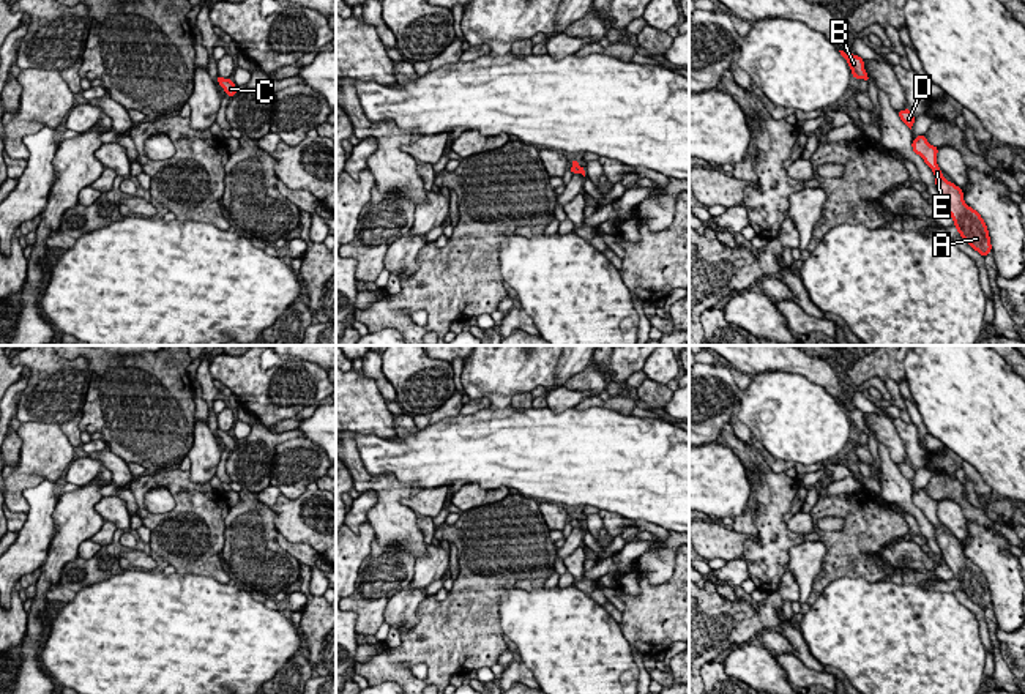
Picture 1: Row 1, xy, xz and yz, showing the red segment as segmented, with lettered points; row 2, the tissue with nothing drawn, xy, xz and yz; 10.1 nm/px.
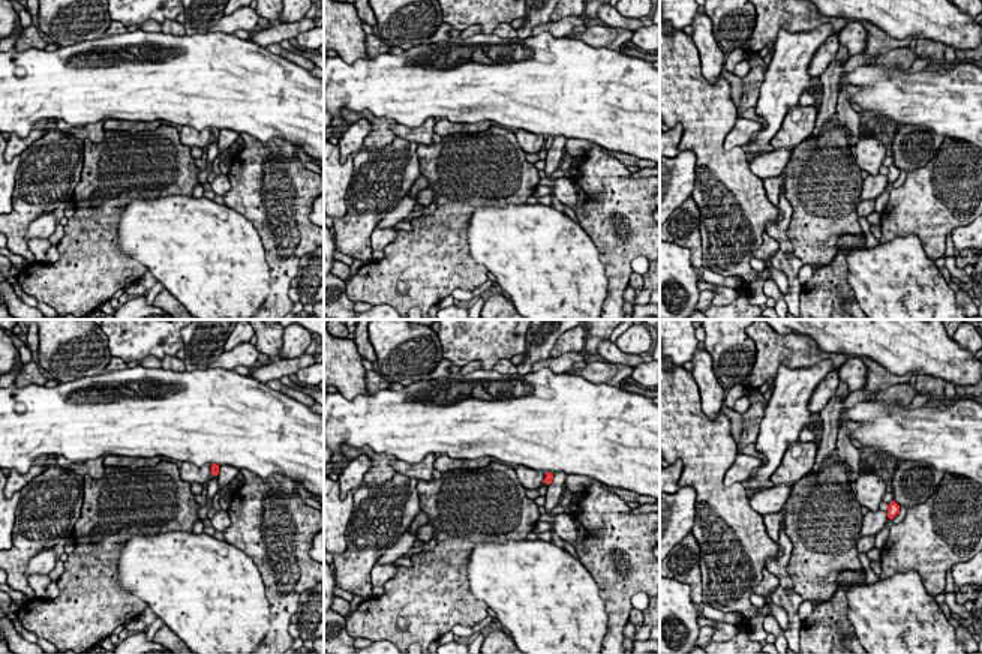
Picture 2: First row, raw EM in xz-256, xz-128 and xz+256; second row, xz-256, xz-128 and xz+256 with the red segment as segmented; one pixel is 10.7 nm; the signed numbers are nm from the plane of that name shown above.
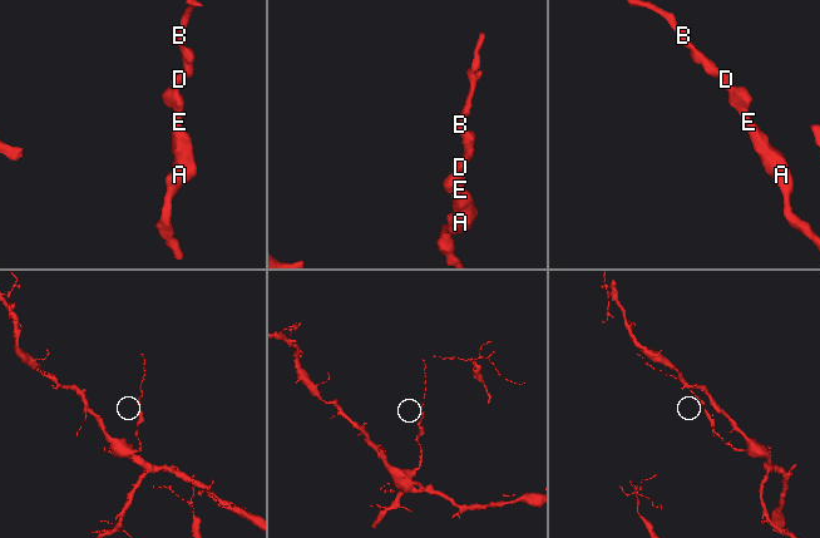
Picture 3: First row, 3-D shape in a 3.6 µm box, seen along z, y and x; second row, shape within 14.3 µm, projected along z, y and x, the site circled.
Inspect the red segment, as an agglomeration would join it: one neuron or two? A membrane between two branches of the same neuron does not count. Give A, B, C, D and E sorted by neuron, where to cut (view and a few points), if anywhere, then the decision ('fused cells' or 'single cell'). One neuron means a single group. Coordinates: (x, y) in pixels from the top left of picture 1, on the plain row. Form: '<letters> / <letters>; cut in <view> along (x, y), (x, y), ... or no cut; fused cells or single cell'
A B C D E; no cut; single cell

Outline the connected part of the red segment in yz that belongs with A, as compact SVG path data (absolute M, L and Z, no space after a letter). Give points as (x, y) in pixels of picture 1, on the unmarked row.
M918 489L911 495L913 505L919 508L935 528L935 538L943 554L943 562L951 568L954 580L960 590L981 609L992 604L987 579L981 568L964 554L964 544L948 535L937 517L938 502L930 498L926 489Z

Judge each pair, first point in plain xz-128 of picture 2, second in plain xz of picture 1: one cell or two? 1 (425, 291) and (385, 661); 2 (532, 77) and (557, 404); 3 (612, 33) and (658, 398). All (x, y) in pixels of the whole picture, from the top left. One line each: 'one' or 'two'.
1: one
2: two
3: two

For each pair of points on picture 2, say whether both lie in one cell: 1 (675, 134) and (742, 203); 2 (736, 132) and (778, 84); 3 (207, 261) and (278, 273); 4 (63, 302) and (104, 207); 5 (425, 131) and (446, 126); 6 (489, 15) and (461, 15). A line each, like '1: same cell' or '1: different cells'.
1: different cells
2: different cells
3: different cells
4: same cell
5: different cells
6: same cell

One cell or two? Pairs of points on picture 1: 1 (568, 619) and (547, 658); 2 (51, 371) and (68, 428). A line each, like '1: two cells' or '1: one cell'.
1: one cell
2: one cell

